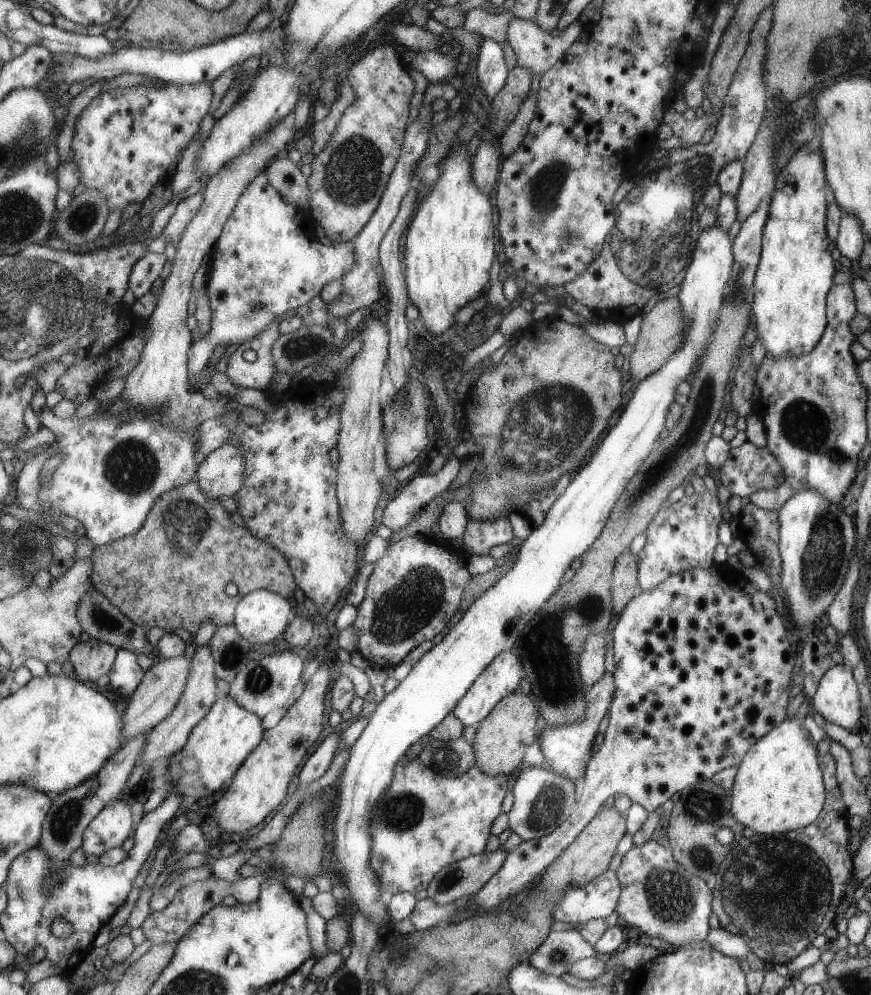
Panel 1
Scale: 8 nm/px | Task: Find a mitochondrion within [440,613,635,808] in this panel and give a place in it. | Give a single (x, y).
(561, 691)

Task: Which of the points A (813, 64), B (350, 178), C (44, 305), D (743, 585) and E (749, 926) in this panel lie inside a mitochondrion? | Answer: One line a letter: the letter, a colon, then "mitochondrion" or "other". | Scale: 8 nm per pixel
A: mitochondrion
B: mitochondrion
C: mitochondrion
D: other
E: mitochondrion

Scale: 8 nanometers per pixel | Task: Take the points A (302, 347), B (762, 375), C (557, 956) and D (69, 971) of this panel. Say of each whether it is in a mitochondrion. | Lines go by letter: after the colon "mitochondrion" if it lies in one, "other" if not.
A: mitochondrion
B: other
C: mitochondrion
D: other

